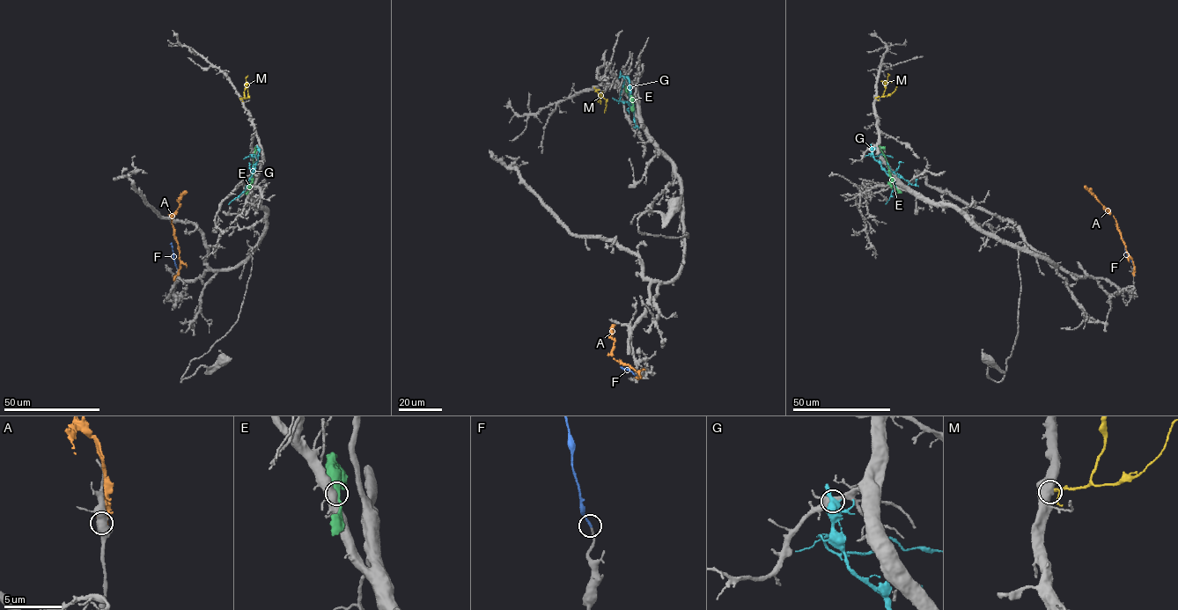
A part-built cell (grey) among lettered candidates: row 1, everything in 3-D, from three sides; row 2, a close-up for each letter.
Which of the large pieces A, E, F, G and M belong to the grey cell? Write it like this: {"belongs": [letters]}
{"belongs": ["F"]}

